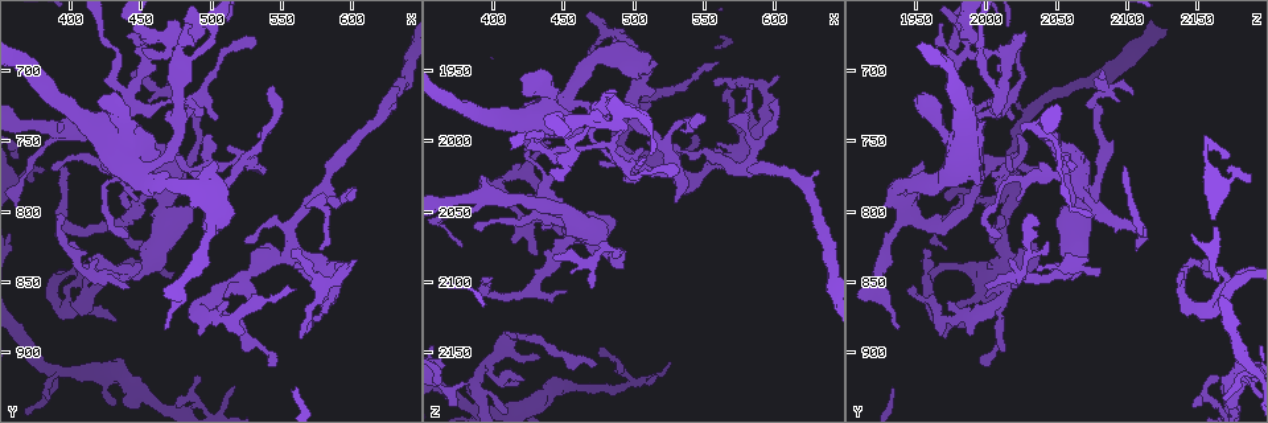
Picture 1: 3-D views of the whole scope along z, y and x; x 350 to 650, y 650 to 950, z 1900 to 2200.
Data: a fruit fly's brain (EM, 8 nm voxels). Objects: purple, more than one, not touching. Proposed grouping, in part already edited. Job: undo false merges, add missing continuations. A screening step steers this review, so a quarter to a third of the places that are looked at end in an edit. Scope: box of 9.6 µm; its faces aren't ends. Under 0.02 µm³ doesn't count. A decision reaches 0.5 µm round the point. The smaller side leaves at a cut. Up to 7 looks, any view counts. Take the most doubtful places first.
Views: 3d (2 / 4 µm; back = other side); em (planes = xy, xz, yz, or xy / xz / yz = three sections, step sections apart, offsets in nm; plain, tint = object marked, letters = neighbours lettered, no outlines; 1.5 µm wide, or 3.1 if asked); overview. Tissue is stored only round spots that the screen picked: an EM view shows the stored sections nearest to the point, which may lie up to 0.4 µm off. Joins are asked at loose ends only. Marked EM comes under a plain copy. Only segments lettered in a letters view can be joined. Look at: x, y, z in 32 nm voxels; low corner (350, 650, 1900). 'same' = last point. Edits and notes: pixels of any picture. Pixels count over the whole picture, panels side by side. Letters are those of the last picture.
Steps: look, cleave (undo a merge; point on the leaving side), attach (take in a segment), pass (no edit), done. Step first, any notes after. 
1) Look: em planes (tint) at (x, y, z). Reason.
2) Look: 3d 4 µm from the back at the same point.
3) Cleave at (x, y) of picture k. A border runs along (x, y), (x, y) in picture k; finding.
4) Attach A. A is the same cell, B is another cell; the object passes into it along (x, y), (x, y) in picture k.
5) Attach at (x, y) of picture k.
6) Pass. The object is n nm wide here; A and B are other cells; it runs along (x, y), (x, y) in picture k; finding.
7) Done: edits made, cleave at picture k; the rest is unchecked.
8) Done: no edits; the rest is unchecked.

Look: em planes (letters) at (392, 744, 2024). Free end.

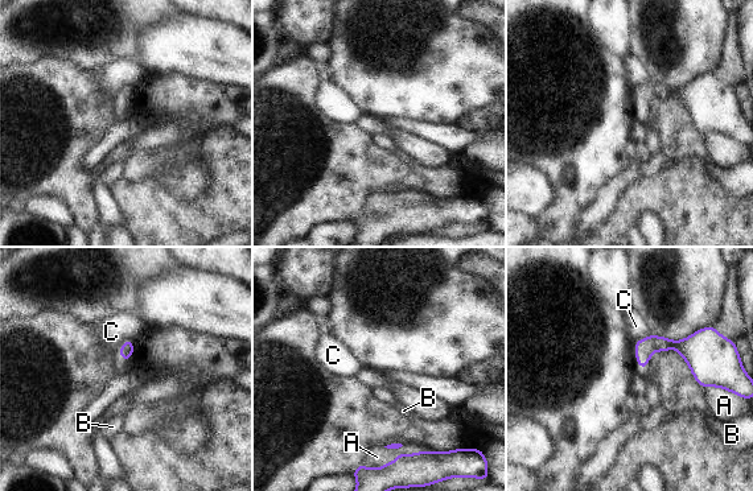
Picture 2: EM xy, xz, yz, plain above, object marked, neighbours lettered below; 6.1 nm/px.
Pass. A, B and C are other cells; it runs along (638, 345), (679, 345), (712, 378) in picture 2; none of them fits.

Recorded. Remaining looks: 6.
Look: em planes (letters) at (490, 888, 1990). Branch stops here.

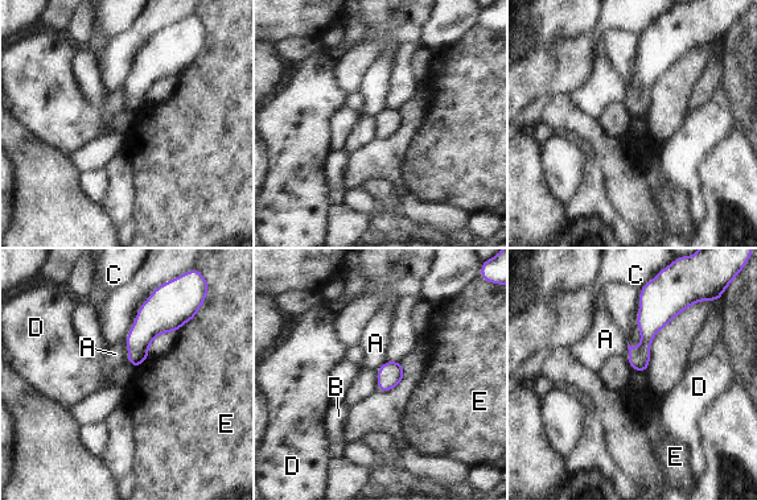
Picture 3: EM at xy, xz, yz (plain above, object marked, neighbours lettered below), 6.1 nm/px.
Pass. A, B, C, D and E are other cells; no lettered segment goes on from it.

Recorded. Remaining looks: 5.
Look: em planes (tint) at (500, 766, 2018). Sharp bend.

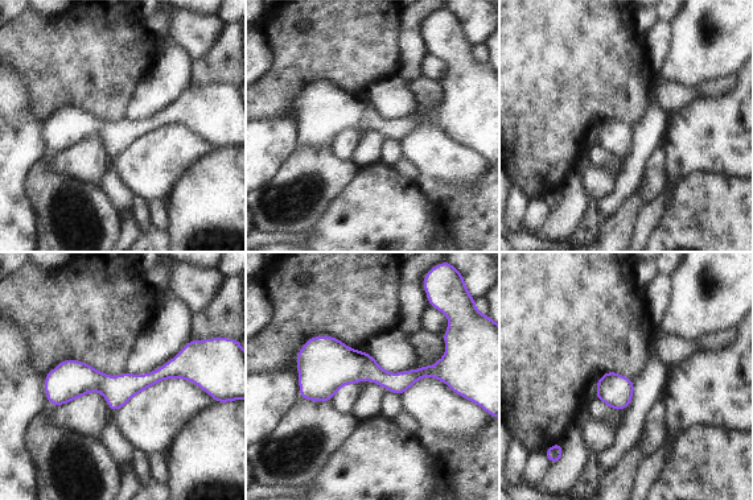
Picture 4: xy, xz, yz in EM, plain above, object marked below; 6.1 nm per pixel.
Look: em planes (letters) at the same point. What lies round it.

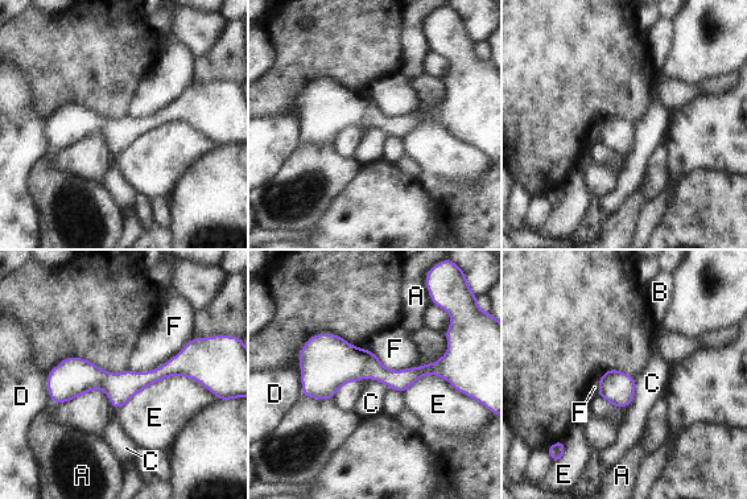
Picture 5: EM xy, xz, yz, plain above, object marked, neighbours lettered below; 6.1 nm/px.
Pass. The object is 240 nm wide here; A, B, C, D, E and F are other cells; all the same cell.

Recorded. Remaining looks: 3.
Done: no edits; the rest is unchecked.

